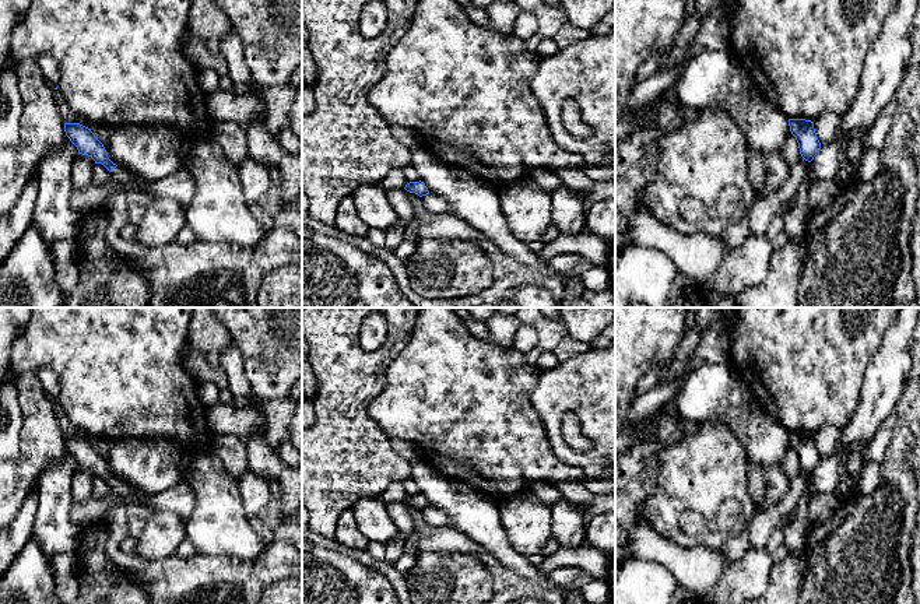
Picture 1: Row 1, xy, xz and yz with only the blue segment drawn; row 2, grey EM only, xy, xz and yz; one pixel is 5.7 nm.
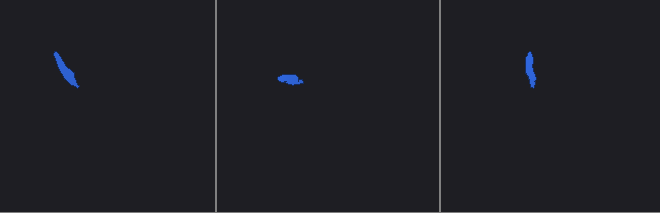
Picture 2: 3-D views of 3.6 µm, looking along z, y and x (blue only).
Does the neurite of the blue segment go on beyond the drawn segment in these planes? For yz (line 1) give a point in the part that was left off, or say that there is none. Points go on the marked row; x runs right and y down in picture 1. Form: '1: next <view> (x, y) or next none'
1: next none

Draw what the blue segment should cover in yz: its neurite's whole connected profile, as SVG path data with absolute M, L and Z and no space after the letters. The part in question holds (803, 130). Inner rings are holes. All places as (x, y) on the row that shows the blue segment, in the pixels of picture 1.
M789 119L789 126L798 143L801 157L811 162L821 148L814 122L805 119Z

